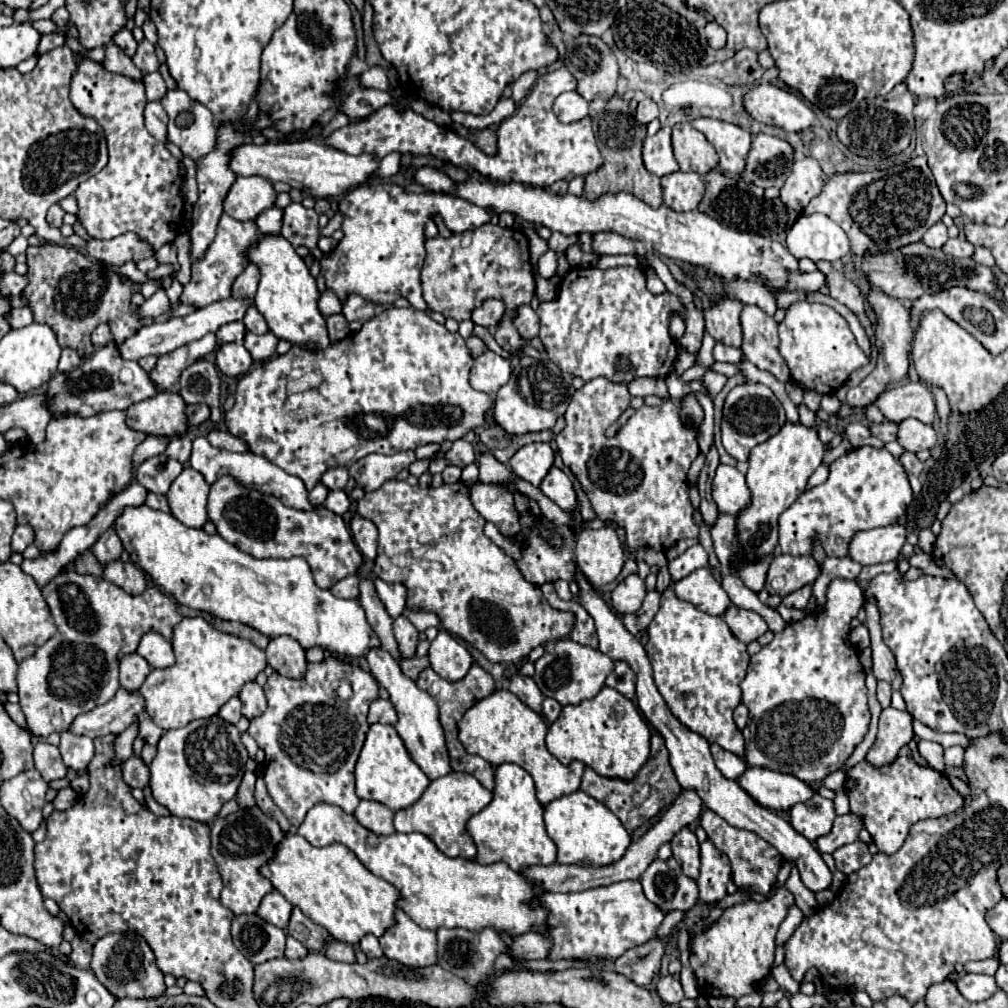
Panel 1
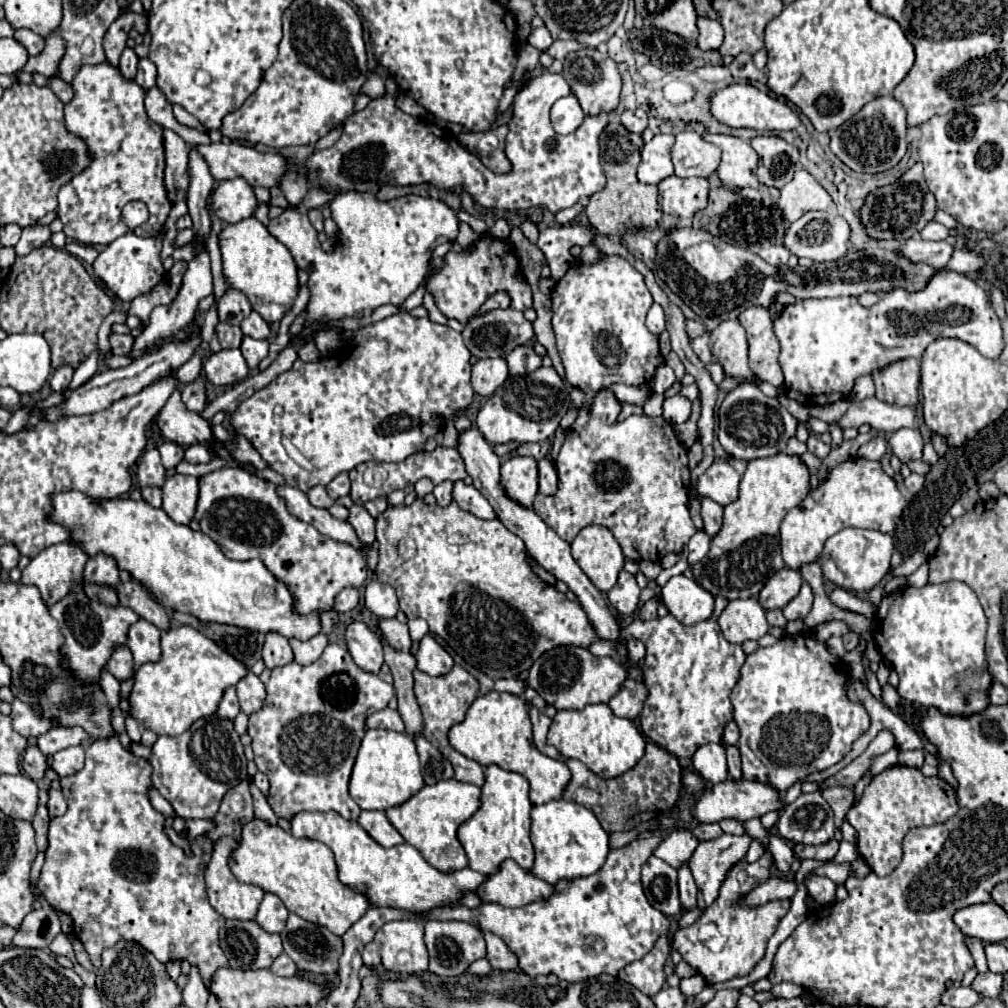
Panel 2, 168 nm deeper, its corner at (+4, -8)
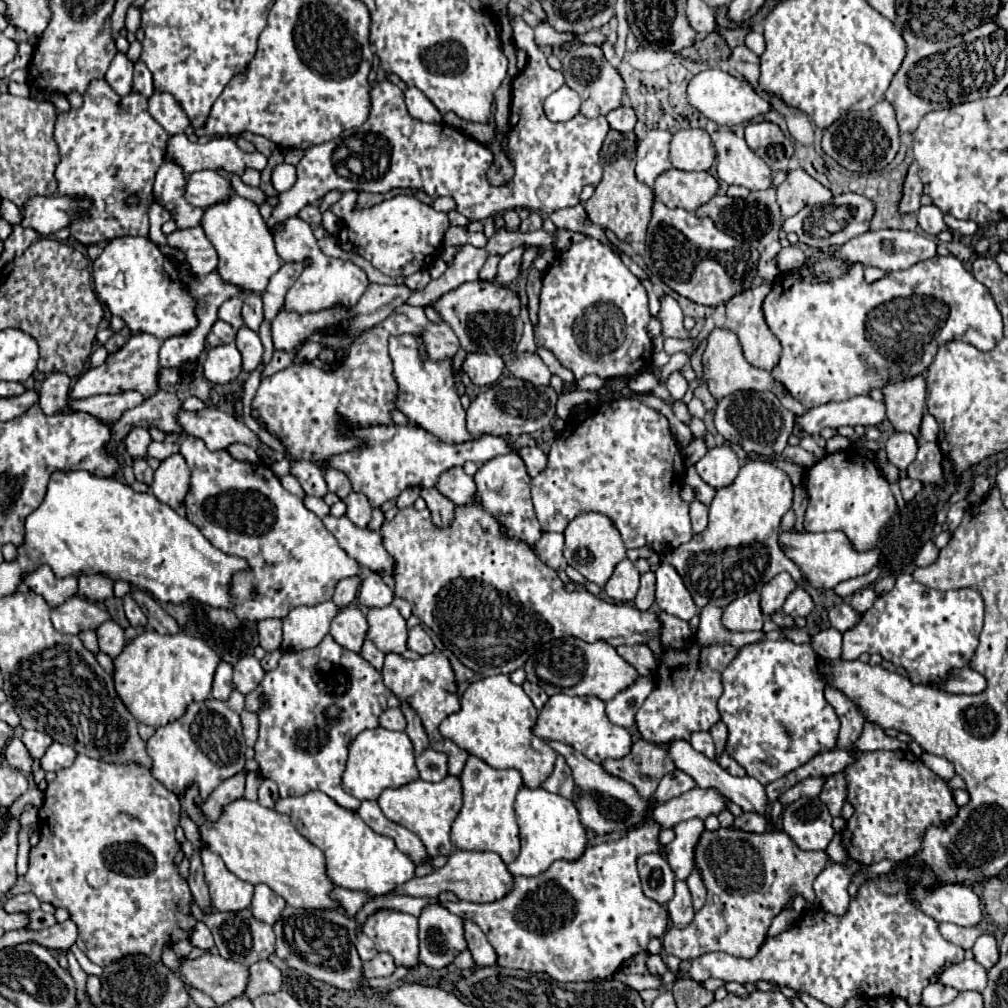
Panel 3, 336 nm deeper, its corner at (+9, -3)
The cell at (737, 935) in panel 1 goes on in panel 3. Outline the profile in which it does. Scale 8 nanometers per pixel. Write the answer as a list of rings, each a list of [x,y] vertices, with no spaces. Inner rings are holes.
[[[734,828],[706,830],[700,836],[694,854],[694,864],[702,872],[702,880],[708,888],[708,900],[688,926],[672,926],[662,938],[664,952],[674,954],[680,960],[694,960],[708,952],[754,958],[756,950],[760,950],[766,940],[772,920],[792,896],[801,895],[810,904],[815,904],[813,883],[828,864],[828,854],[824,850],[800,850],[782,830],[764,834],[748,834]]]

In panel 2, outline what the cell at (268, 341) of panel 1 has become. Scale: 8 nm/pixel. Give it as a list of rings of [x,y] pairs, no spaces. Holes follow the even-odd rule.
[[[243,337],[241,353],[243,353],[249,369],[253,371],[253,369],[257,369],[259,361],[269,355],[269,341],[267,339],[249,339],[249,337]]]

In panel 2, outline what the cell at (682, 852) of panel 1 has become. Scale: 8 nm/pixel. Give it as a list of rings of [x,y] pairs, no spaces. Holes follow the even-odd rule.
[[[689,865],[679,867],[679,899],[685,911],[697,907],[697,885],[689,871]]]

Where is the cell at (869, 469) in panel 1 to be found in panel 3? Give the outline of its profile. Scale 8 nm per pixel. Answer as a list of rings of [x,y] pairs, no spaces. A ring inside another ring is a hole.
[[[856,450],[826,454],[808,468],[804,488],[808,492],[808,508],[804,514],[806,532],[842,530],[858,550],[876,546],[880,530],[896,512],[896,500],[888,488],[888,480],[880,474],[874,460]]]

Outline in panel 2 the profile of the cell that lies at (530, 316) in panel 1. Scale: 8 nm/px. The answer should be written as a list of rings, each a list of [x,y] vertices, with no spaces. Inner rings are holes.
[[[497,309],[489,311],[485,315],[475,315],[465,323],[463,329],[463,339],[471,355],[477,359],[487,359],[487,357],[505,357],[509,351],[513,351],[519,345],[527,345],[533,337],[533,325],[523,317],[523,313],[515,309]]]

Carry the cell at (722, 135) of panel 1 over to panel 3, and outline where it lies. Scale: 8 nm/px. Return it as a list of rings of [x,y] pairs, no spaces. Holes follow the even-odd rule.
[[[716,130],[712,142],[716,146],[716,170],[722,182],[738,184],[748,190],[766,190],[772,186],[768,164],[748,148],[744,138],[730,130]]]

